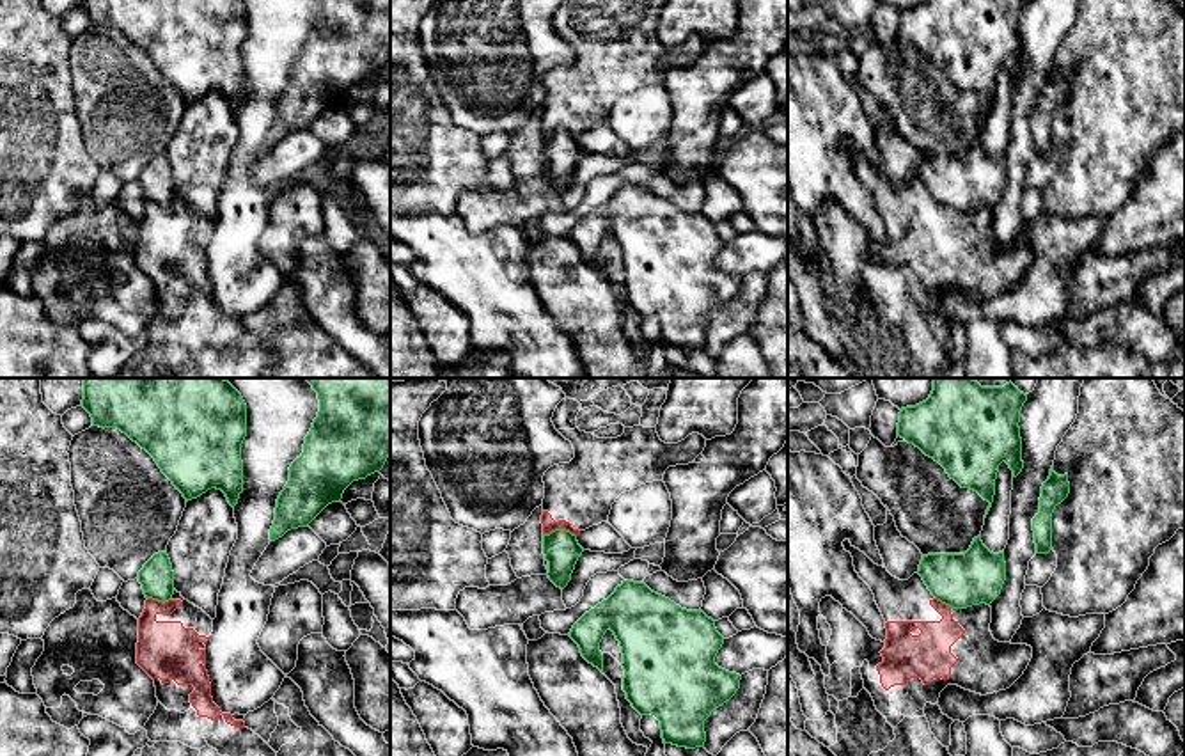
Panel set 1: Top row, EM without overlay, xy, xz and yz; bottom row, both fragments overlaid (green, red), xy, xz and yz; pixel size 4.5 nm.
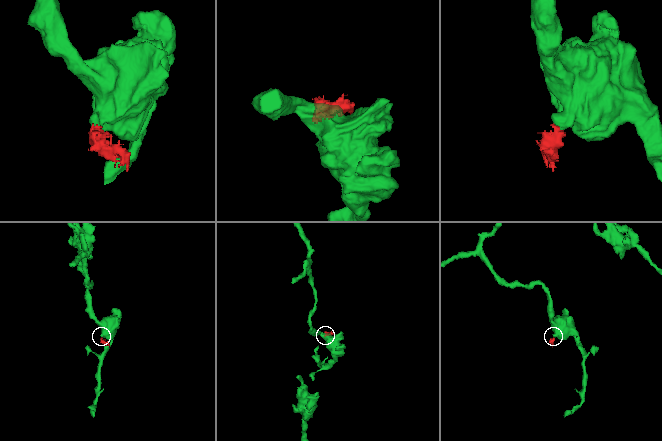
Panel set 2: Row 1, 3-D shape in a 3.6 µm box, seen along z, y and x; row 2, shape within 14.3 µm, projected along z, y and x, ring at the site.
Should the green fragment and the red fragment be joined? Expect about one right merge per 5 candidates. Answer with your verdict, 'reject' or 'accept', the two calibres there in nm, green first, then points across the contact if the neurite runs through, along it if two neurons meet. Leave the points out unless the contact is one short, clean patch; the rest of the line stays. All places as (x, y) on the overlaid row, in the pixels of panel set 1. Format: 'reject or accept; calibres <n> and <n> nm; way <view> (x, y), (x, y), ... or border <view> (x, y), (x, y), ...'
reject; calibres 160 and 60 nm; border xz (543, 533), (568, 529), (575, 536)

